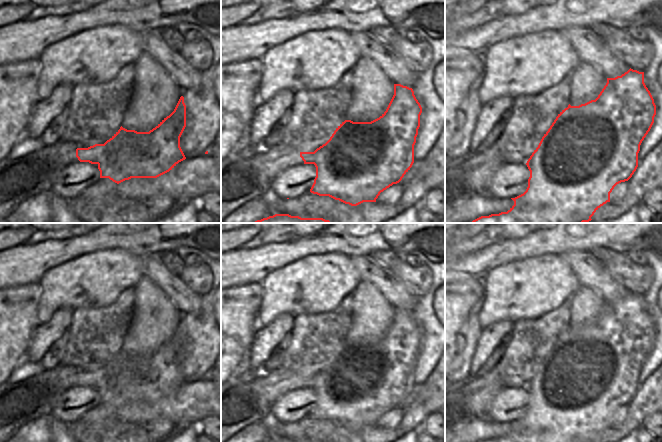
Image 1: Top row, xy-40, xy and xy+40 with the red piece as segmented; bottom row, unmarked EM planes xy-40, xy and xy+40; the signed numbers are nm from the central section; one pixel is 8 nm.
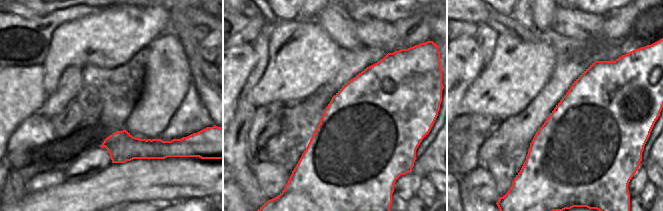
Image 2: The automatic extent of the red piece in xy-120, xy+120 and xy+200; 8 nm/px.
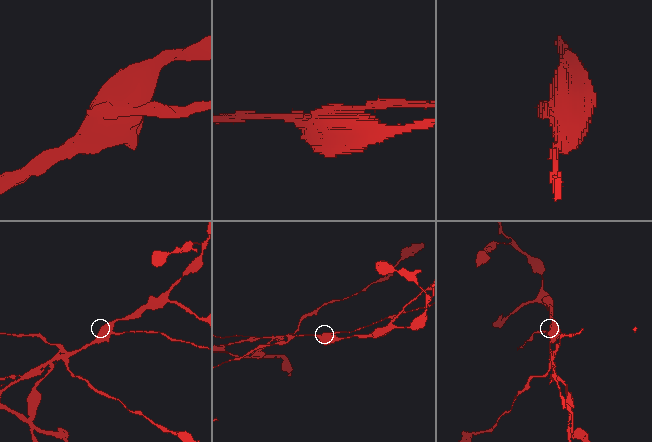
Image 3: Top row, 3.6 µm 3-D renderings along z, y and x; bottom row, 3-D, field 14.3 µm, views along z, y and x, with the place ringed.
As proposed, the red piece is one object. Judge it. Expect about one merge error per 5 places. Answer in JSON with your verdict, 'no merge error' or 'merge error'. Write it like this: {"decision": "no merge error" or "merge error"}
{"decision": "merge error"}

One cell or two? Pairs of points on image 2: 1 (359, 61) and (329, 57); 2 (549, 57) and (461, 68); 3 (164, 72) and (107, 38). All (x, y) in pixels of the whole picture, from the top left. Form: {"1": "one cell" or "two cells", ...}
{"1": "two cells", "2": "two cells", "3": "two cells"}

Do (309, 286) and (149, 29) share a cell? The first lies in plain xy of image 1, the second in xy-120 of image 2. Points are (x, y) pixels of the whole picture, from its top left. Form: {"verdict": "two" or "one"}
{"verdict": "one"}

